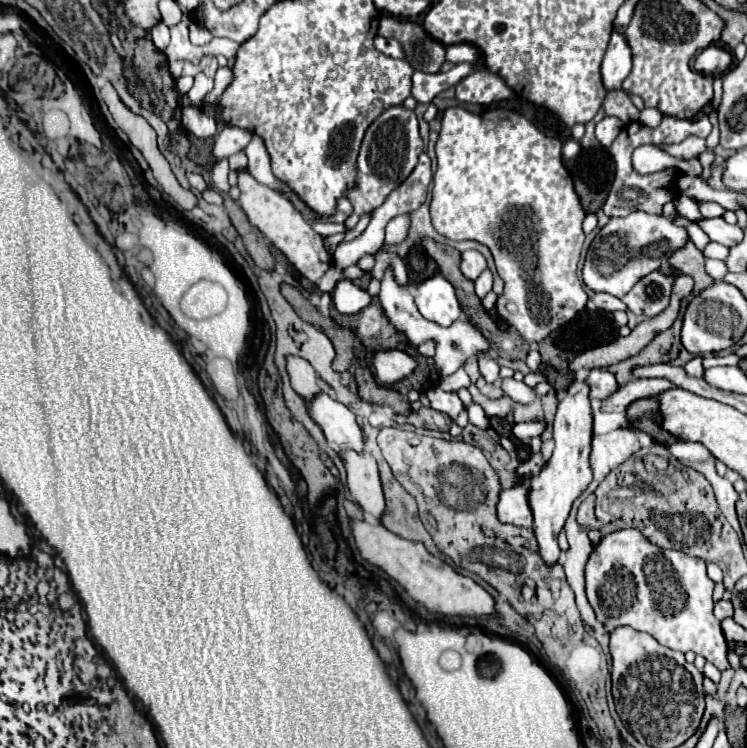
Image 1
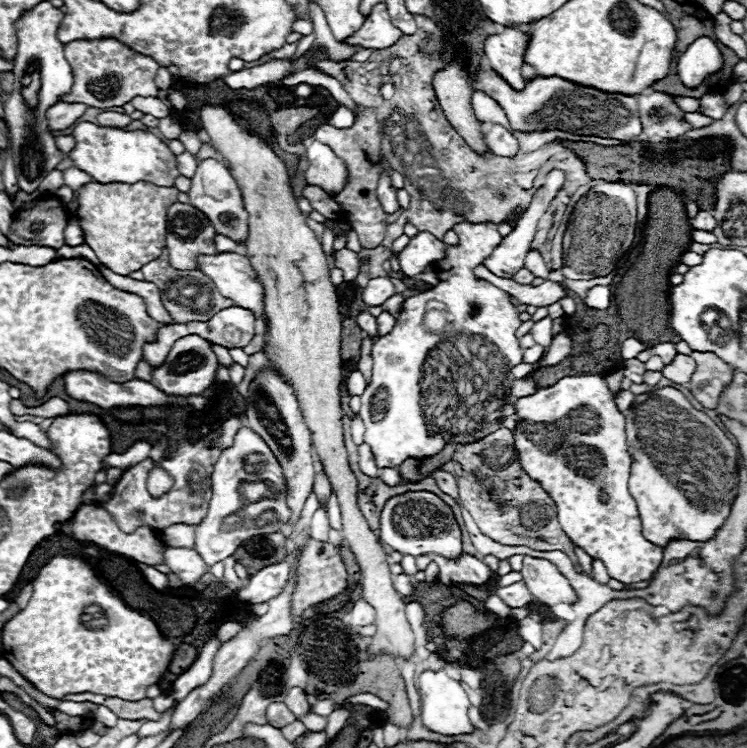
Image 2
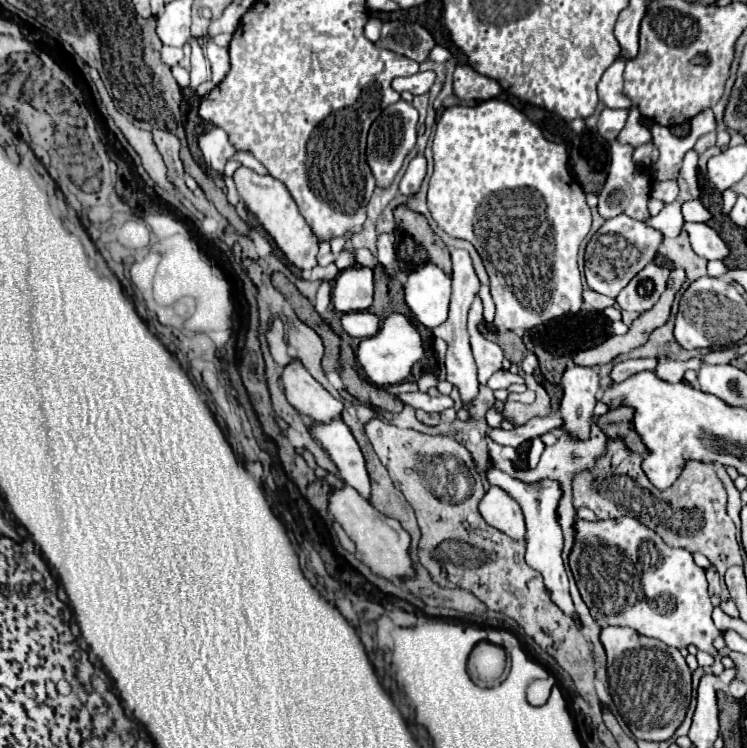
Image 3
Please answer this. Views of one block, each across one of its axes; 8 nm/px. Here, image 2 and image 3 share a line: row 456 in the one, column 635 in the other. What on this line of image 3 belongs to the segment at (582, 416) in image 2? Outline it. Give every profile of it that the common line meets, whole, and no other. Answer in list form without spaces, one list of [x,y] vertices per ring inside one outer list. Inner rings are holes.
[[[634,516],[596,522],[576,520],[576,544],[570,552],[570,568],[592,618],[600,626],[630,626],[638,634],[662,640],[672,648],[686,648],[694,644],[710,656],[718,654],[712,642],[720,636],[720,630],[712,622],[714,606],[708,596],[704,568],[696,566],[688,550],[670,548],[654,530],[640,524]]]

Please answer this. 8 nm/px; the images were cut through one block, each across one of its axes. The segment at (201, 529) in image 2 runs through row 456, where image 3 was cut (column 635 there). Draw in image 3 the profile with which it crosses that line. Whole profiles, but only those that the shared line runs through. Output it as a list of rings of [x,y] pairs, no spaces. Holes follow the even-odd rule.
[[[626,214],[610,218],[604,226],[592,236],[586,246],[586,282],[594,292],[616,298],[618,292],[646,266],[650,264],[660,248],[662,232],[644,224],[642,220],[634,220]]]

